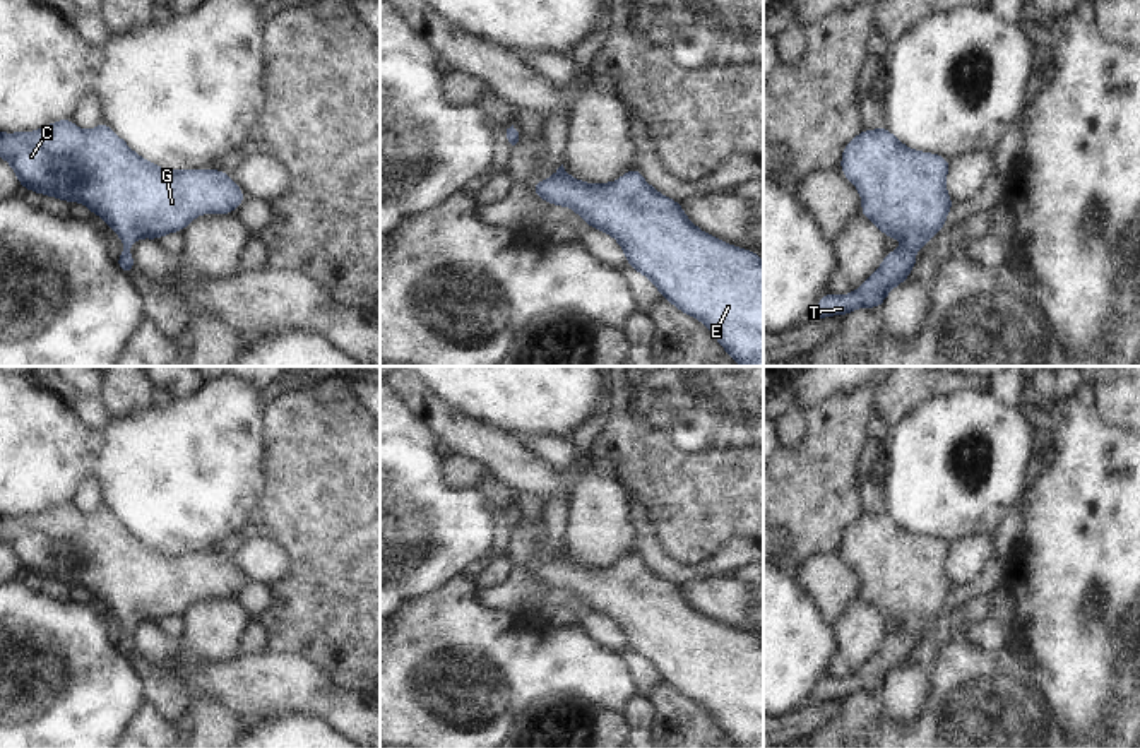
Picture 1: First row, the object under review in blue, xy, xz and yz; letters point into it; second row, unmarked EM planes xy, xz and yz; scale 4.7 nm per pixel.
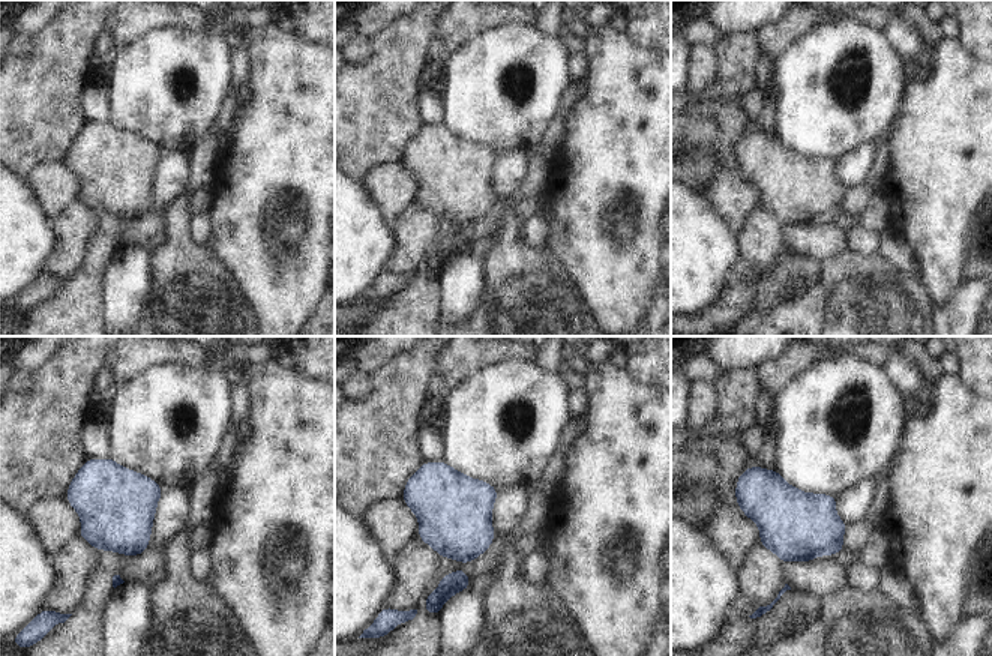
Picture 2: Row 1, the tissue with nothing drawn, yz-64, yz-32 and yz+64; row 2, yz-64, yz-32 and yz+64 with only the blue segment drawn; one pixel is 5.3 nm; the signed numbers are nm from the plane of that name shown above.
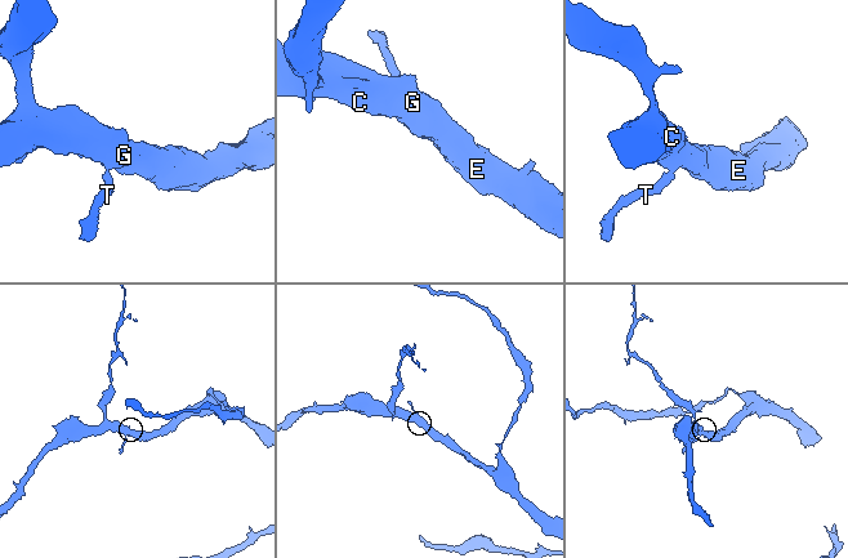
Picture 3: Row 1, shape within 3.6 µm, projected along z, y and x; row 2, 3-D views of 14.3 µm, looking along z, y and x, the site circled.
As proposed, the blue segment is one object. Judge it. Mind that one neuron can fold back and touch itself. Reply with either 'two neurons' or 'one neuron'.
one neuron

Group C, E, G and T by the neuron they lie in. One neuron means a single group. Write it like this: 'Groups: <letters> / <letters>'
Groups: C E G T

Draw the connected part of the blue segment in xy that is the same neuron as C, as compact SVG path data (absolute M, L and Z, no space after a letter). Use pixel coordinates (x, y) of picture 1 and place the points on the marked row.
M72 118L53 122L36 132L0 132L0 157L14 169L24 190L56 200L82 202L123 241L116 267L123 274L135 269L130 245L139 238L157 241L185 231L200 214L233 214L246 199L223 169L164 169L134 152L104 122L94 130L80 130Z

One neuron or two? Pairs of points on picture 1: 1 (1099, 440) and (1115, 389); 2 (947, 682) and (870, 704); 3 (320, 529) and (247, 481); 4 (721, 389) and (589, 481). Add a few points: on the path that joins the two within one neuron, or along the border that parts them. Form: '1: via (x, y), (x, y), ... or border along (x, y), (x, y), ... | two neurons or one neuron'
1: border along (1094, 406), (1106, 421), (1122, 428) | two neurons
2: border along (884, 716), (868, 730) | two neurons
3: border along (262, 451), (262, 493), (257, 505) | two neurons
4: border along (594, 459), (608, 464) | two neurons

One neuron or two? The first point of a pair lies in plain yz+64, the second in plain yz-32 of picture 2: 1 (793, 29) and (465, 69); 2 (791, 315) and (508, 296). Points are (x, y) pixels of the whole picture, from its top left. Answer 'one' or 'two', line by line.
1: two
2: one

